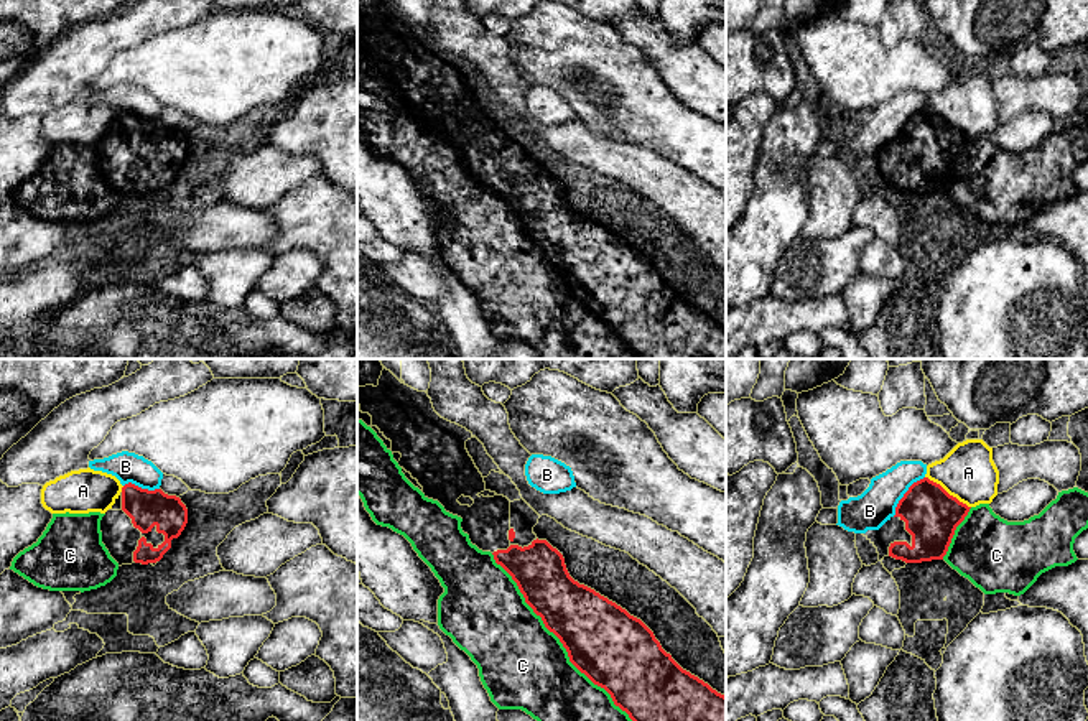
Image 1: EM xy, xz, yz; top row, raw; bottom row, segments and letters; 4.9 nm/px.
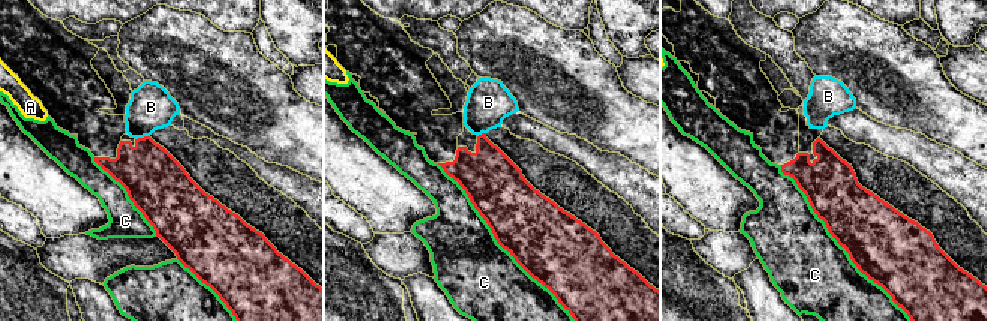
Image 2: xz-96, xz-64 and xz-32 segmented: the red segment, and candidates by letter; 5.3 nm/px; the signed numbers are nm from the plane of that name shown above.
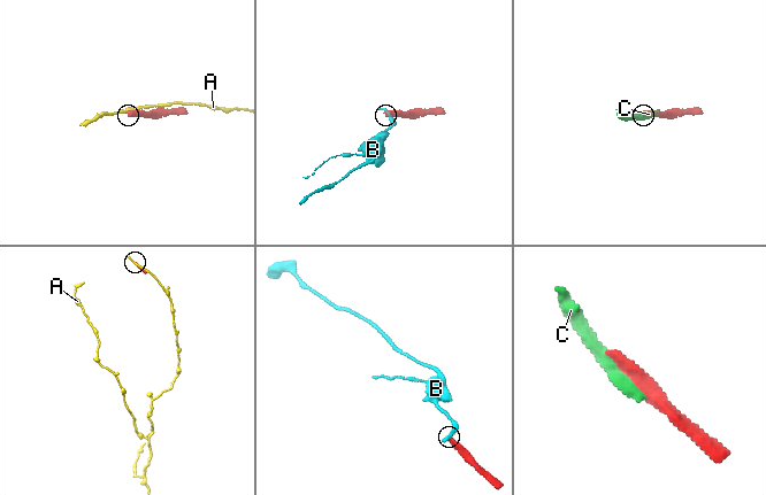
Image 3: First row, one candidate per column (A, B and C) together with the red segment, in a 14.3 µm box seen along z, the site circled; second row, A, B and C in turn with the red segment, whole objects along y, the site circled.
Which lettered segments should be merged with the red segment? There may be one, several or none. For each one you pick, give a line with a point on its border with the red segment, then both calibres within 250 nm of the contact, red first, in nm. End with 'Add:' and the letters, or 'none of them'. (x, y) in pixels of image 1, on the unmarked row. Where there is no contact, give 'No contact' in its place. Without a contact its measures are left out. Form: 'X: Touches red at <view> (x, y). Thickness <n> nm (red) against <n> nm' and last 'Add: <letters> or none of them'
Add: none of them

